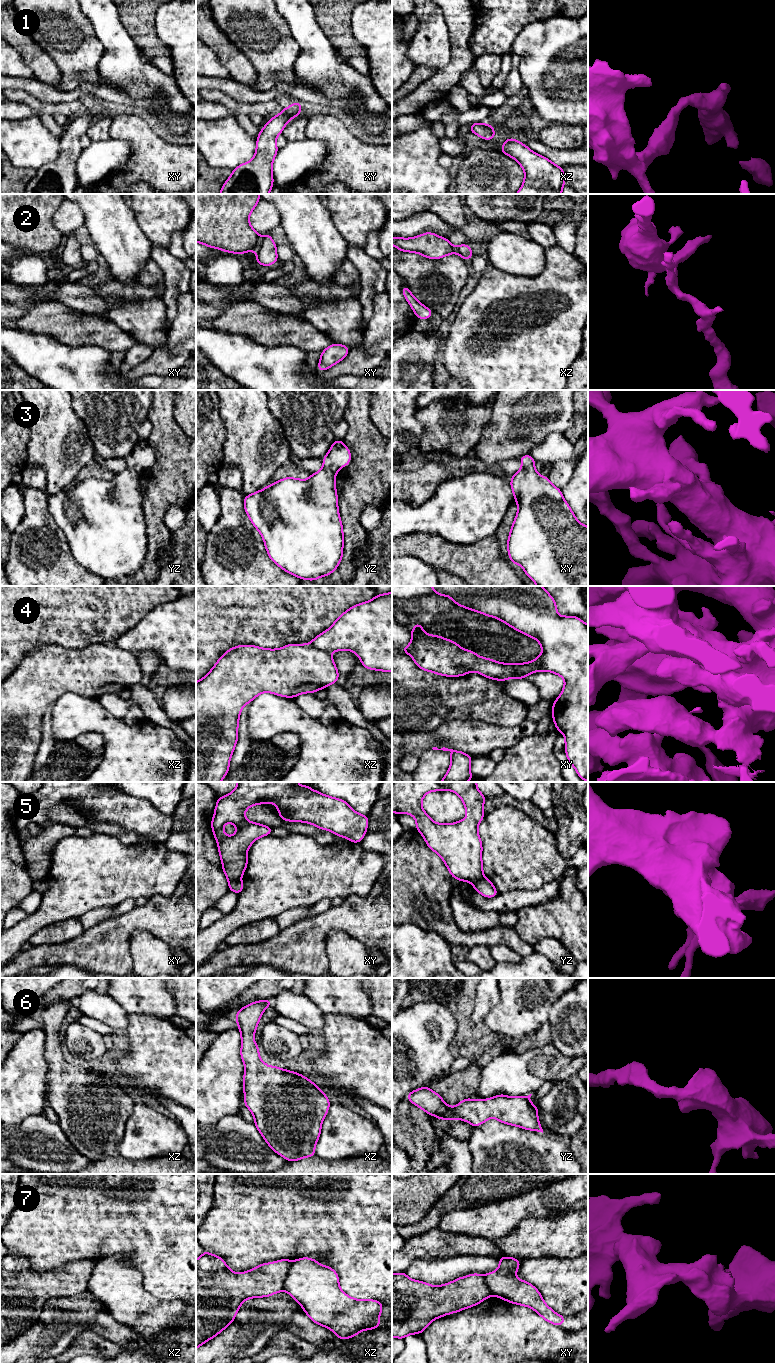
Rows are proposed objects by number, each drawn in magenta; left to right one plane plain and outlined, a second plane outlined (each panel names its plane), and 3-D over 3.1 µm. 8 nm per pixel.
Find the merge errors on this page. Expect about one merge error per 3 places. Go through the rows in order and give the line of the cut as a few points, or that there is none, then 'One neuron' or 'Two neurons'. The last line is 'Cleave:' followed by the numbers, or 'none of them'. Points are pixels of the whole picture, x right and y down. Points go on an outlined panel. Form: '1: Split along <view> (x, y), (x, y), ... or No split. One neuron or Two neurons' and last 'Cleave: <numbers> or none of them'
1: No split. One neuron
2: Split along xy (261, 238), (255, 249). Two neurons
3: No split. One neuron
4: Split along xz (308, 644), (329, 653). Two neurons
5: Split along xy (239, 878), (229, 881). Two neurons
6: No split. One neuron
7: Split along xz (293, 1261), (282, 1289). Two neurons
Cleave: 2, 4, 5, 7

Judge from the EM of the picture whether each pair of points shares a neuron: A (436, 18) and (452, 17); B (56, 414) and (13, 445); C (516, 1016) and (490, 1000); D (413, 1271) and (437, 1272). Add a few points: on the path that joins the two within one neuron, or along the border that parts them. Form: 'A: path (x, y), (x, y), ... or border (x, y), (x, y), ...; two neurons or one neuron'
A: border (441, 10), (450, 40); two neurons
B: border (30, 431), (26, 457); two neurons
C: border (499, 988), (499, 1001), (483, 1021); two neurons
D: path (419, 1271), (431, 1272); one neuron

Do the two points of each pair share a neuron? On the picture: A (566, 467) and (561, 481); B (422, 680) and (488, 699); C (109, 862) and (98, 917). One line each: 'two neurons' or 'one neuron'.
A: one neuron
B: one neuron
C: two neurons

